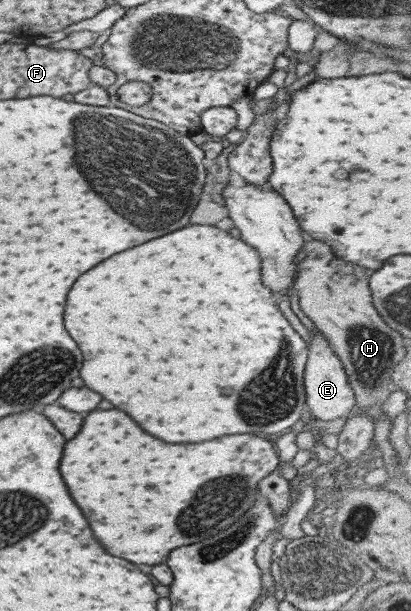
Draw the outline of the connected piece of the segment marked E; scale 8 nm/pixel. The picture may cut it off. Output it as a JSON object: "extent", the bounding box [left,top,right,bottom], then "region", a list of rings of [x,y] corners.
{"extent":[302,328,356,420],"region":[[[317,328],[314,333],[308,332],[308,348],[306,349],[306,361],[302,374],[304,384],[305,409],[315,420],[331,420],[344,416],[347,420],[349,410],[356,404],[355,397],[349,386],[347,375],[341,361],[333,354],[327,339]]]}

